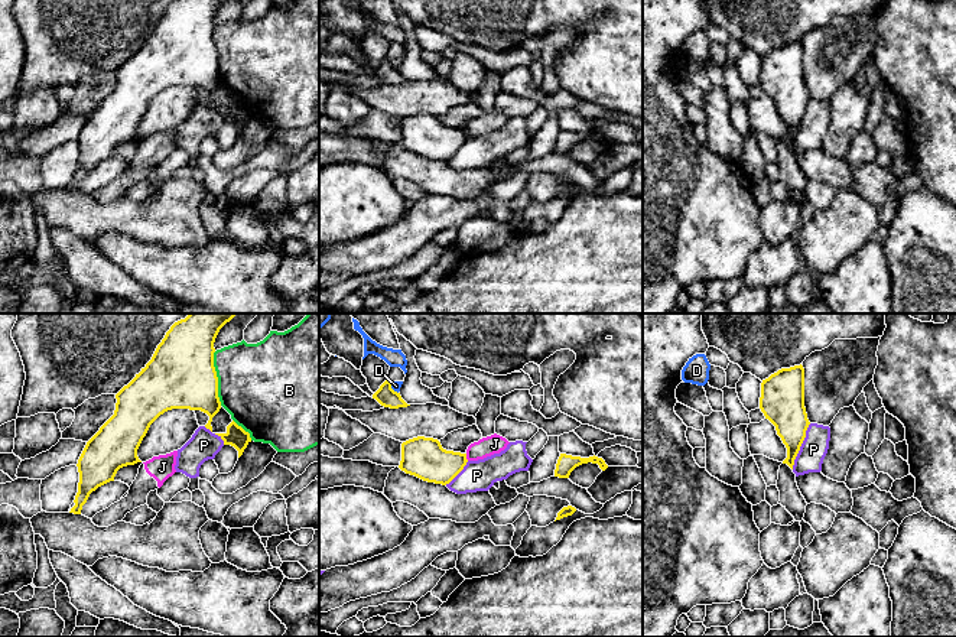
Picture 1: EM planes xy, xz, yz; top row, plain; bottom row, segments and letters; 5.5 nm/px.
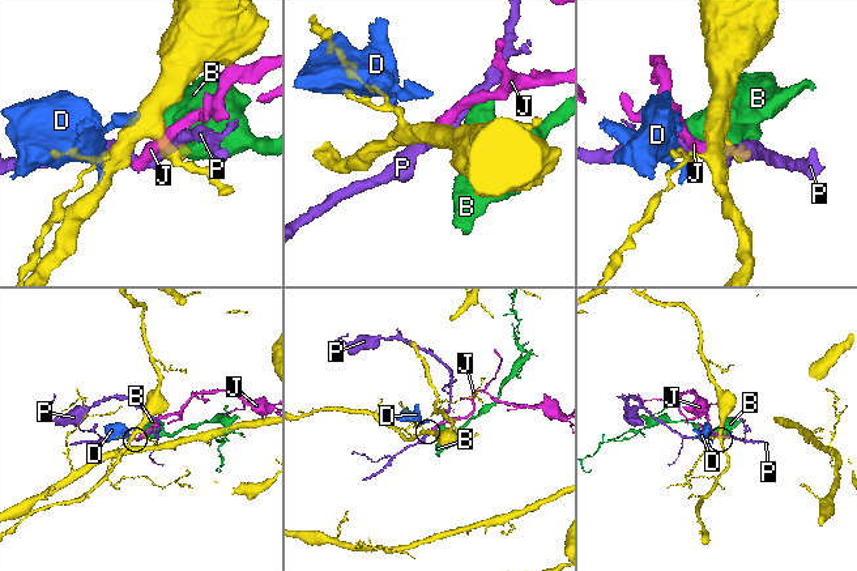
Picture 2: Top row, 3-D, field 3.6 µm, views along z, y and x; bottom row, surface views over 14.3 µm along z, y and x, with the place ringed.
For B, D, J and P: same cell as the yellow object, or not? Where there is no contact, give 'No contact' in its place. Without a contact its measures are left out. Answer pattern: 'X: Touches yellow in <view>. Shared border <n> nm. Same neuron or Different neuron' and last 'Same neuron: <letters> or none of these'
B: Touches yellow in xy. Shared border 300 nm. Different neuron
D: Touches yellow in xz. Shared border 70 nm. Different neuron
J: Touches yellow in xz. Shared border 40 nm. Different neuron
P: Touches yellow in yz. Shared border 280 nm. Different neuron
Same neuron: none of these

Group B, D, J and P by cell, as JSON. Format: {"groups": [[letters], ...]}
{"groups": [["B"], ["D"], ["J"], ["P"]]}

